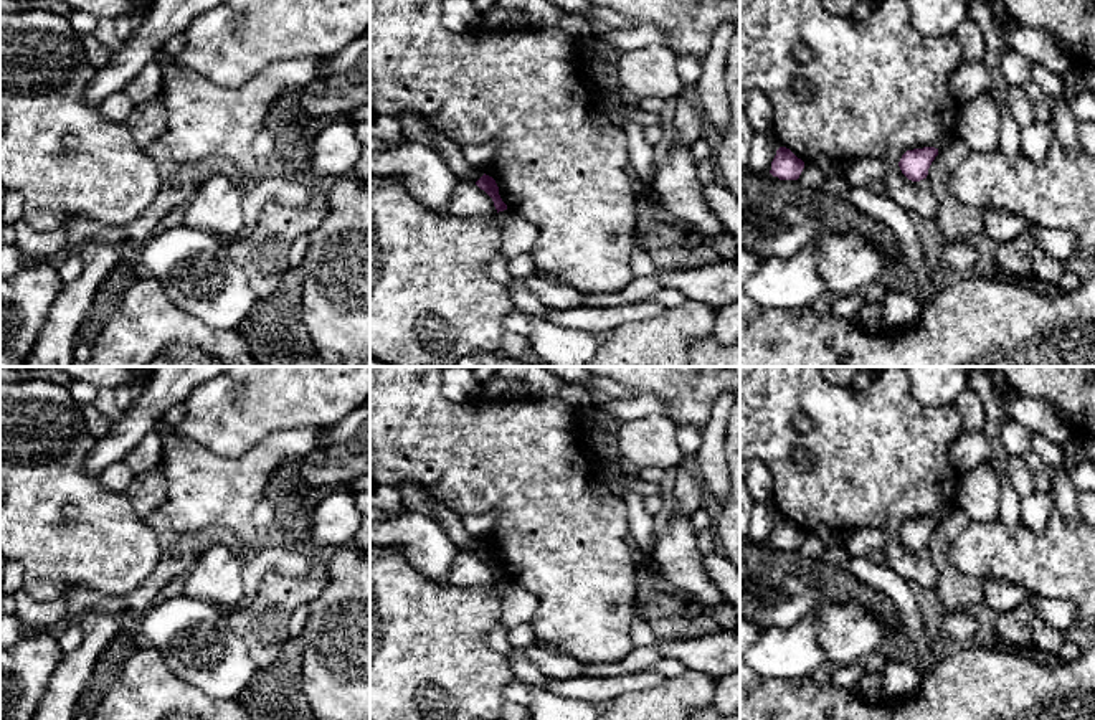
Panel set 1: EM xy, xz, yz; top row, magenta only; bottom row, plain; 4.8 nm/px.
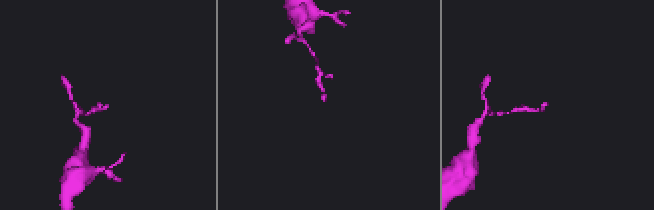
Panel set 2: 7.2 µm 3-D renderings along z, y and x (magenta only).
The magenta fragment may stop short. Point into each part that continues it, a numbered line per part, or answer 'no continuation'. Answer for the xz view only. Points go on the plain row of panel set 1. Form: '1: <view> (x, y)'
no continuation

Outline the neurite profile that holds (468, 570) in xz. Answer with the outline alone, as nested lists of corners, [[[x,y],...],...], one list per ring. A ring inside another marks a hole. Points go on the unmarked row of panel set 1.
[[[459,550],[448,575],[438,580],[441,586],[477,586],[481,590],[494,590],[497,580],[492,568],[476,553]]]

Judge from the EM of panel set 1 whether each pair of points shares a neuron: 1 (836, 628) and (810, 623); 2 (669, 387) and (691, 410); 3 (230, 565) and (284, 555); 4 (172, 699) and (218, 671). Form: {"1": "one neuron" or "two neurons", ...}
{"1": "two neurons", "2": "one neuron", "3": "two neurons", "4": "two neurons"}

